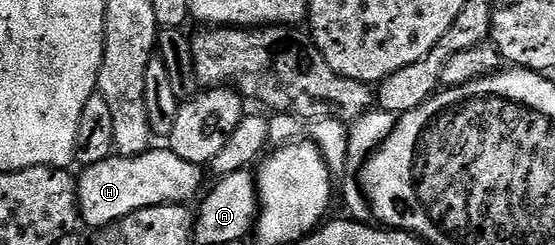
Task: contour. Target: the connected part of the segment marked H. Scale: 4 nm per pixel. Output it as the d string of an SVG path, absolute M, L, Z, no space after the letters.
M149 149L134 157L116 155L79 172L81 175L76 179L76 205L83 226L85 223L88 227L107 229L138 209L167 203L187 204L192 201L188 199L195 200L201 194L205 186L205 168L201 164L182 161L182 157L178 157L171 149L156 150Z

